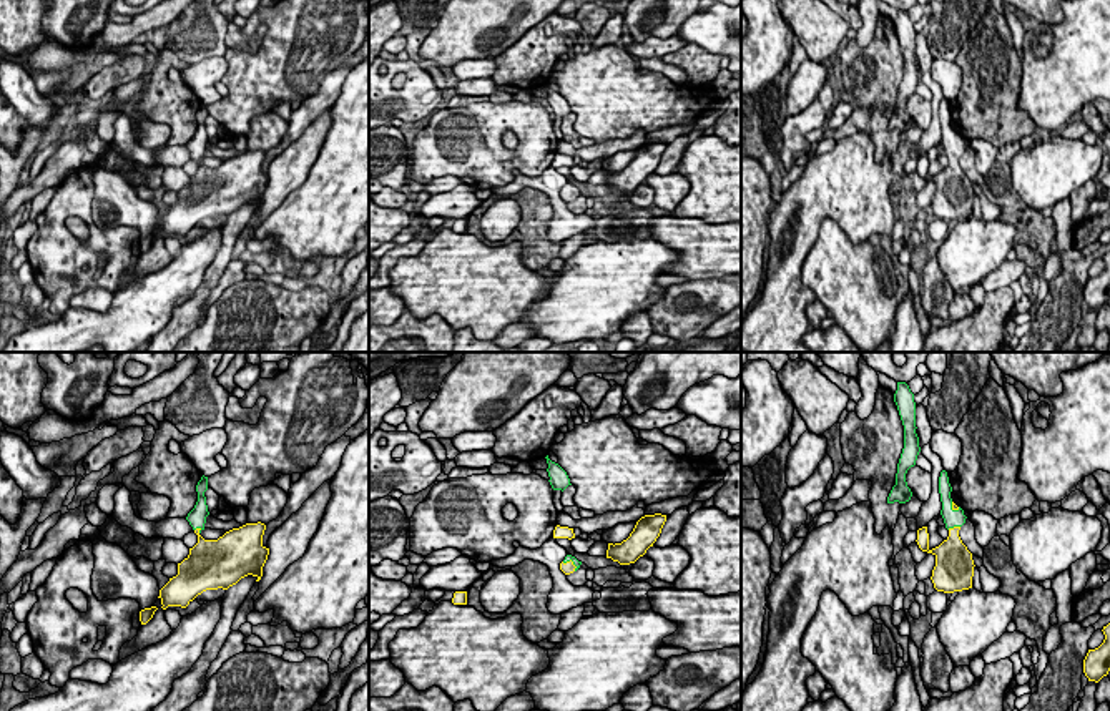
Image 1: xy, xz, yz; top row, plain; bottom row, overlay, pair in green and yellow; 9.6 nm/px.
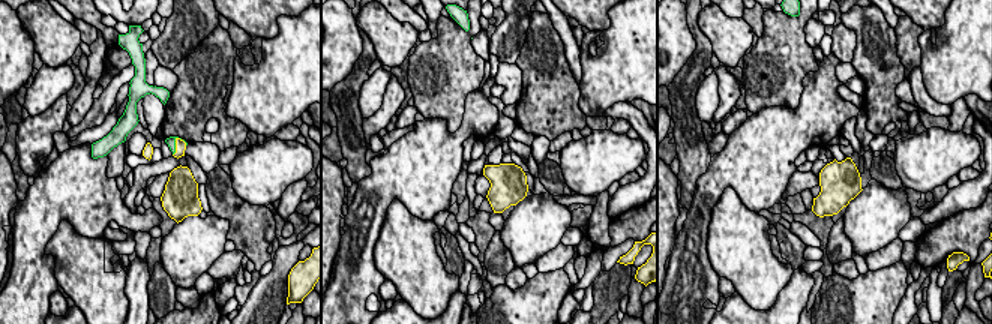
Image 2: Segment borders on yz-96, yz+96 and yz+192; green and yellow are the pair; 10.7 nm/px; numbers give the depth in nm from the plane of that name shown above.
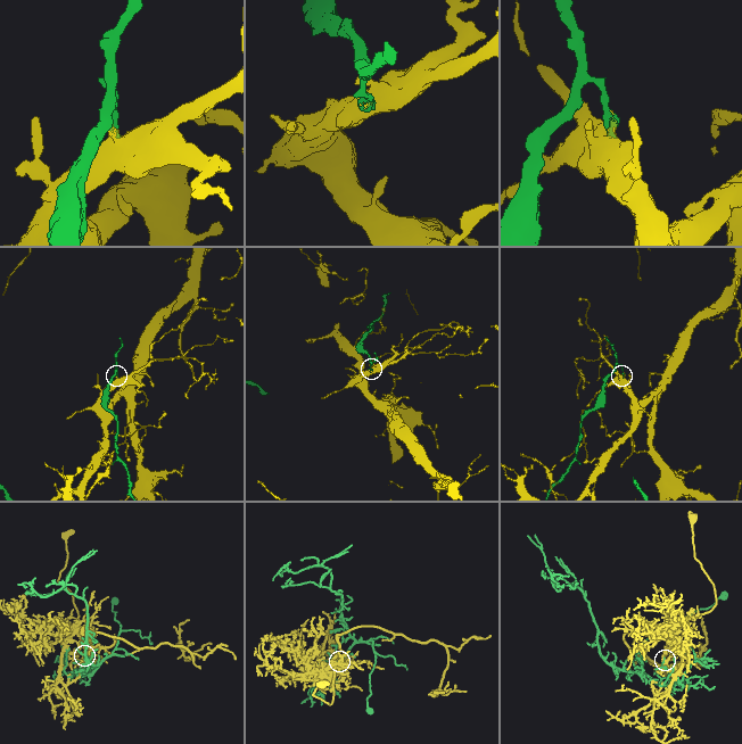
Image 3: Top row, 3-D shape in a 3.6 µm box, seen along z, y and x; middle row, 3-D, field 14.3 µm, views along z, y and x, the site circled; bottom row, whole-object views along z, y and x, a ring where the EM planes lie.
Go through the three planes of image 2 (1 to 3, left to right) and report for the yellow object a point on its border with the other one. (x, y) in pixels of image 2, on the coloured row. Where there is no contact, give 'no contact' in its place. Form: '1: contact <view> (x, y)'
1: contact yz-96 (174, 146)
2: no contact
3: no contact

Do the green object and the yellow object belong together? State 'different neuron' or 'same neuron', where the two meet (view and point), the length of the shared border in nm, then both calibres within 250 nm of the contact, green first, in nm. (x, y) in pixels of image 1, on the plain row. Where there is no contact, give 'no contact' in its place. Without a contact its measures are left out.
different neuron | yz (952, 155) | 130 nm | 160/280 nm

